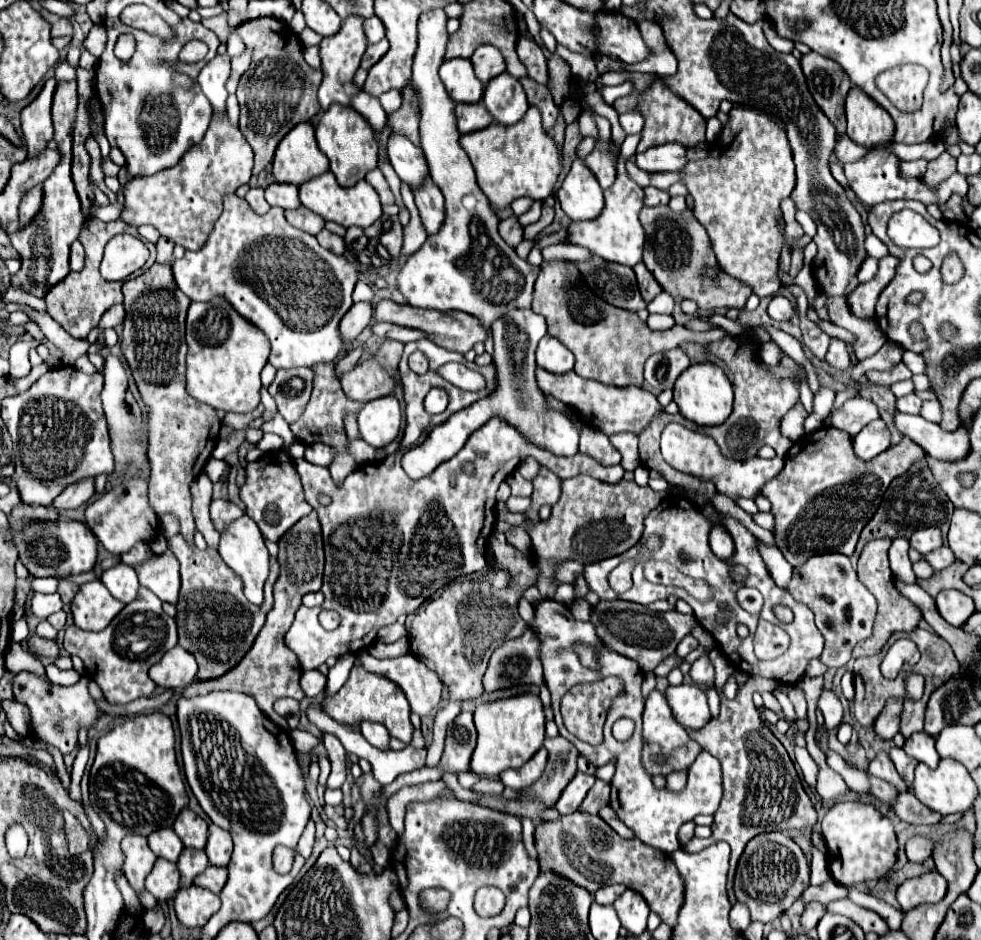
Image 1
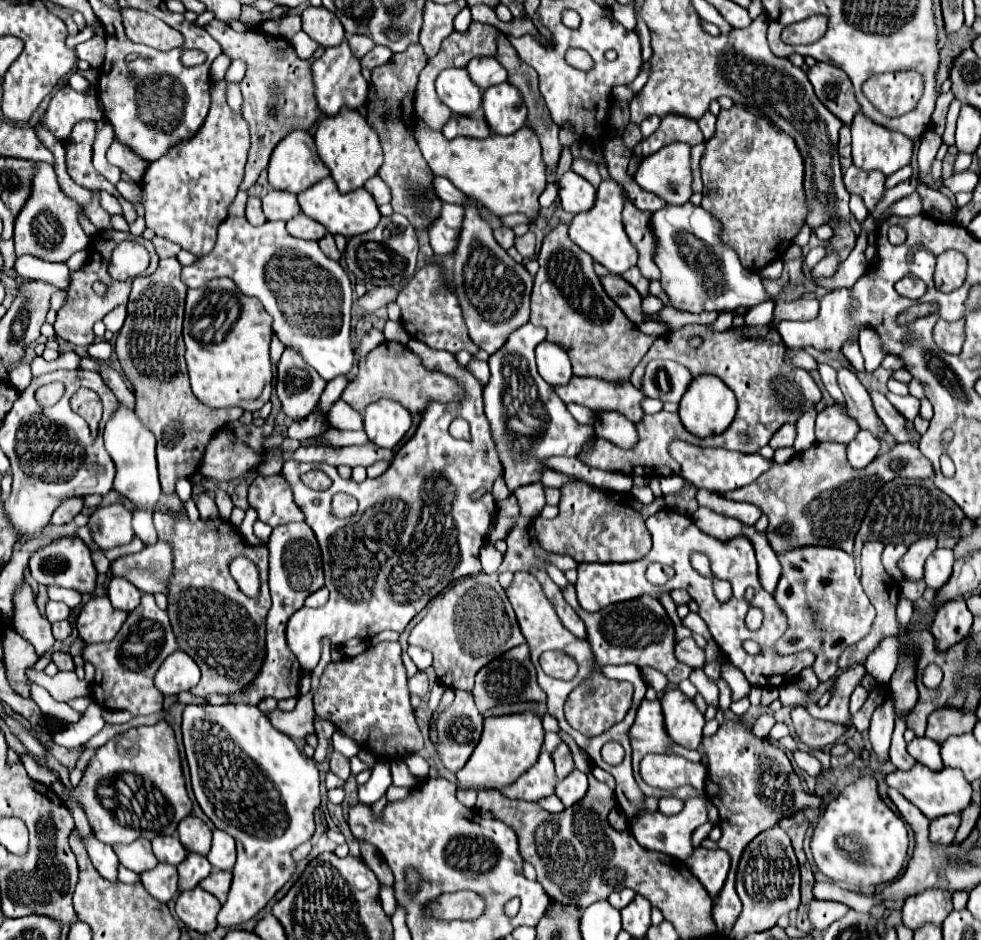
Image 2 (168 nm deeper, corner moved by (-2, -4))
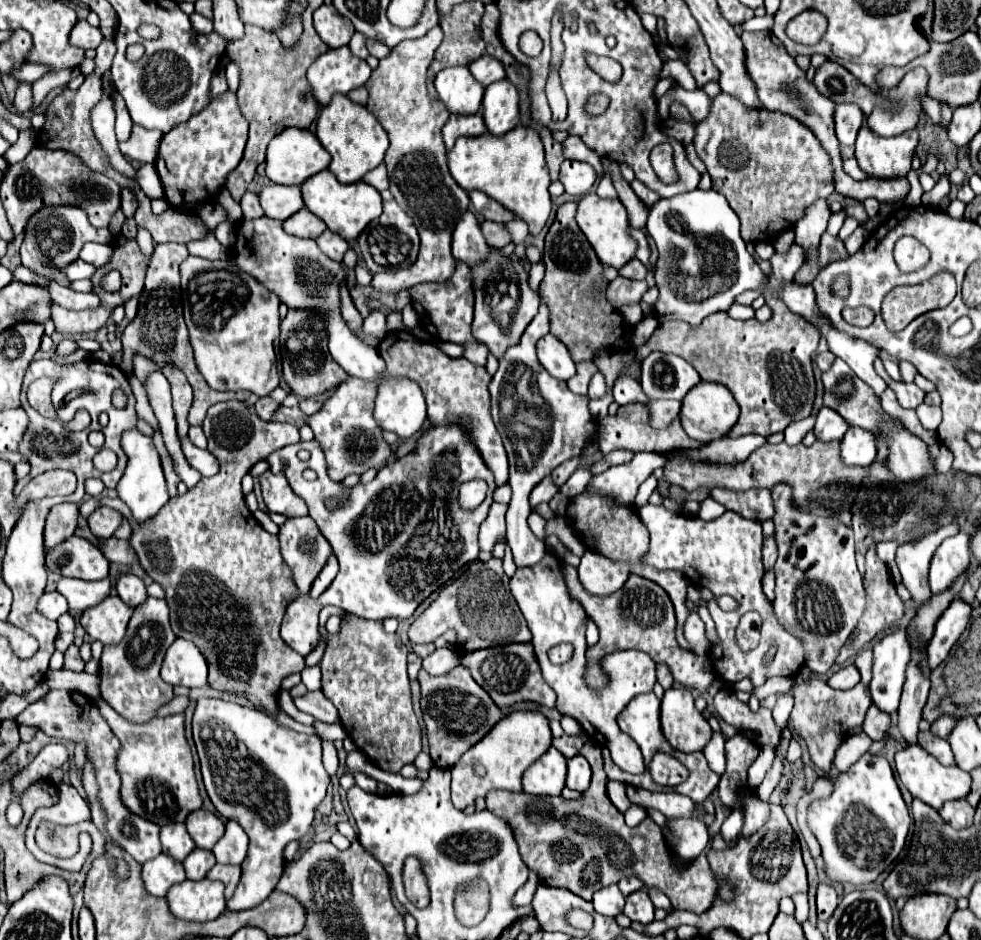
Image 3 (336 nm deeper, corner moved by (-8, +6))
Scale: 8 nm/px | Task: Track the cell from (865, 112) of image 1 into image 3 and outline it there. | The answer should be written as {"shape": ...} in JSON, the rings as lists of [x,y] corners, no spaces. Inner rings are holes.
{"shape":[[[863,123],[855,141],[855,159],[859,167],[873,177],[901,177],[911,169],[917,143],[917,129],[905,131],[897,137],[879,137]]]}

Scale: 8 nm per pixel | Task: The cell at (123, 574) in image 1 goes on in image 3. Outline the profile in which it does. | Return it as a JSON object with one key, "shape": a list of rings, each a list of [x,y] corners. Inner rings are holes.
{"shape":[[[133,573],[119,575],[115,589],[117,589],[117,595],[131,607],[137,607],[147,599],[147,591],[145,591],[143,581]]]}

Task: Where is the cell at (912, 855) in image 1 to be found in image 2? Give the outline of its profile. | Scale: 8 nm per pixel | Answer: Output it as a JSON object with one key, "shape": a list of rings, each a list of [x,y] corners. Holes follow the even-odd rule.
{"shape":[[[949,814],[930,821],[929,839],[933,843],[951,843],[960,825],[957,814]]]}

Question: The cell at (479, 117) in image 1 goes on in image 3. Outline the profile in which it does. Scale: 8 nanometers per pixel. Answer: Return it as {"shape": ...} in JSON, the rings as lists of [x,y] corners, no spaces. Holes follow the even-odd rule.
{"shape":[[[477,111],[475,115],[451,115],[447,125],[443,127],[443,139],[445,139],[445,147],[451,149],[455,139],[461,135],[483,135],[487,131],[485,121],[483,121],[483,113]]]}

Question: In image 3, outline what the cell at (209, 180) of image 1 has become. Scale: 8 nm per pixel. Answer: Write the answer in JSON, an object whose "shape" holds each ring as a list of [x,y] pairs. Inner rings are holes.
{"shape":[[[233,91],[217,95],[211,105],[207,105],[195,117],[171,129],[163,137],[155,159],[155,167],[161,177],[167,203],[193,217],[197,217],[195,207],[203,203],[215,203],[217,193],[225,185],[229,173],[243,159],[247,133],[249,123],[243,117],[237,95]]]}

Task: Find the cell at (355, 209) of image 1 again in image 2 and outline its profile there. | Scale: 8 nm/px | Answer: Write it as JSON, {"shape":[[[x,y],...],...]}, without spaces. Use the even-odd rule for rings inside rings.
{"shape":[[[325,177],[319,183],[315,183],[313,187],[309,187],[307,191],[301,191],[297,195],[297,201],[299,201],[301,211],[307,217],[321,223],[327,229],[327,233],[343,235],[347,239],[371,231],[373,225],[377,225],[379,219],[381,219],[381,213],[379,213],[379,209],[375,205],[375,199],[371,197],[369,191],[365,191],[361,187],[361,189],[355,189],[355,191],[343,195],[343,193],[339,193],[339,189],[337,189],[337,185],[335,185],[335,181],[331,177]]]}

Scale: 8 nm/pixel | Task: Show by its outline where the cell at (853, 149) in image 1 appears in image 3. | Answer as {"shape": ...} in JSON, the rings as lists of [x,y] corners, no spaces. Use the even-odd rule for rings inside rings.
{"shape":[[[843,103],[835,109],[835,133],[841,145],[853,145],[863,123],[863,111],[857,105]]]}

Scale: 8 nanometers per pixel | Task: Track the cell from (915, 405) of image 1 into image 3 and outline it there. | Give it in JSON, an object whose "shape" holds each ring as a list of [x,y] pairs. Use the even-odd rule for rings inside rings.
{"shape":[[[893,381],[891,383],[891,389],[895,391],[901,407],[905,407],[905,409],[915,409],[917,405],[923,403],[925,393],[915,383],[903,383],[903,381],[899,383],[899,381]]]}

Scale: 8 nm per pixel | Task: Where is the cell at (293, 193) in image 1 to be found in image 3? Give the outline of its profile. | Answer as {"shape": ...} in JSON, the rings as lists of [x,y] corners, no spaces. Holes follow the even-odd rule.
{"shape":[[[267,185],[259,193],[261,207],[267,217],[273,219],[289,219],[293,213],[303,209],[303,199],[301,199],[301,189],[293,185]]]}

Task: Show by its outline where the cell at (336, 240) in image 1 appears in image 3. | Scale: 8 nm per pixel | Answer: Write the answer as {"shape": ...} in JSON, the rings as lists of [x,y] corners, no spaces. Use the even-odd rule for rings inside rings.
{"shape":[[[325,229],[325,231],[319,235],[317,245],[321,247],[321,251],[323,251],[325,255],[329,255],[329,257],[335,259],[335,261],[343,261],[343,255],[345,255],[345,251],[347,251],[347,247],[349,247],[343,237],[339,237],[337,233],[333,233],[333,231],[329,231],[329,229]]]}

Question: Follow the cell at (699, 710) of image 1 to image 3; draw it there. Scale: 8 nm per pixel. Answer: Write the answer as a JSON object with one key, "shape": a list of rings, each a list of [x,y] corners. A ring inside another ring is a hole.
{"shape":[[[667,689],[661,699],[661,727],[673,749],[701,751],[713,735],[713,729],[697,711],[689,689]]]}

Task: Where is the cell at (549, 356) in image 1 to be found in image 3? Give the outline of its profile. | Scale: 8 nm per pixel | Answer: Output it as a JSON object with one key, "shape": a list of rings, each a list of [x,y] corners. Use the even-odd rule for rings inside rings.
{"shape":[[[551,333],[537,341],[537,357],[541,365],[557,379],[571,379],[575,375],[575,363],[569,349]]]}

